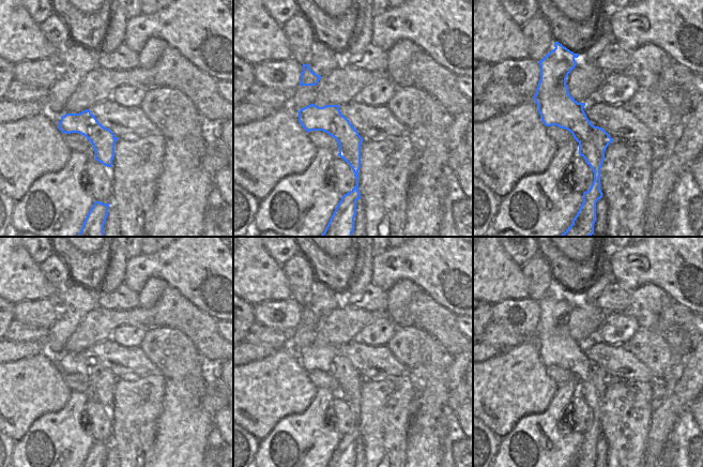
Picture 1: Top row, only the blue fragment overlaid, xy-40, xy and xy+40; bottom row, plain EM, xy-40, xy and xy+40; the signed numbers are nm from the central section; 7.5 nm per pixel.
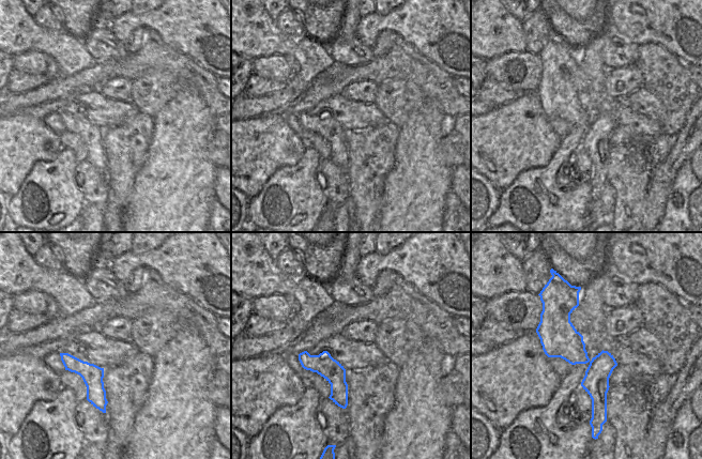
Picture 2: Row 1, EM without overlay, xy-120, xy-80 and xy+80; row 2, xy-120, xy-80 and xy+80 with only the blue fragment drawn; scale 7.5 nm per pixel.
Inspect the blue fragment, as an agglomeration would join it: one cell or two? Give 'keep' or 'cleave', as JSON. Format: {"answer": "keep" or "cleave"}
{"answer": "cleave"}

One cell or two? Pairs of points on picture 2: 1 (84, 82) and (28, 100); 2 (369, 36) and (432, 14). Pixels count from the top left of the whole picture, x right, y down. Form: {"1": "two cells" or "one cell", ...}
{"1": "one cell", "2": "one cell"}

